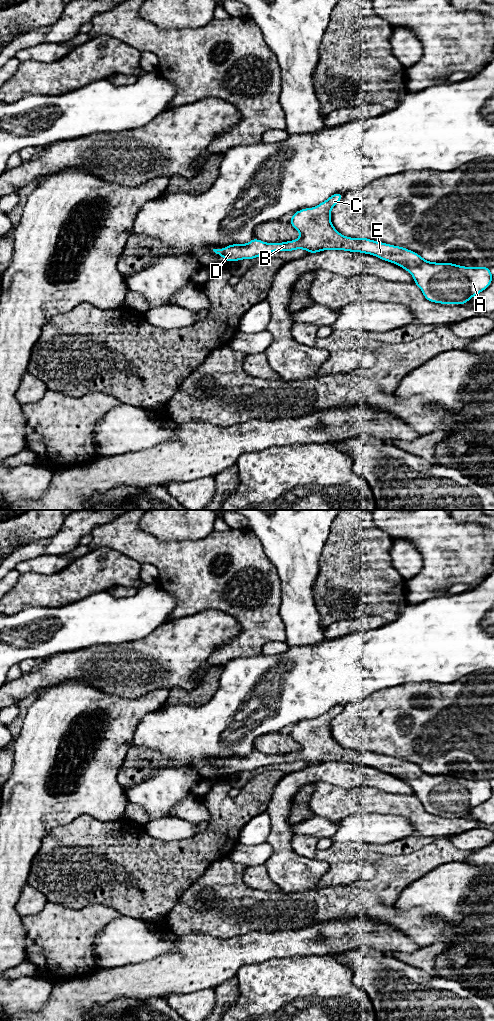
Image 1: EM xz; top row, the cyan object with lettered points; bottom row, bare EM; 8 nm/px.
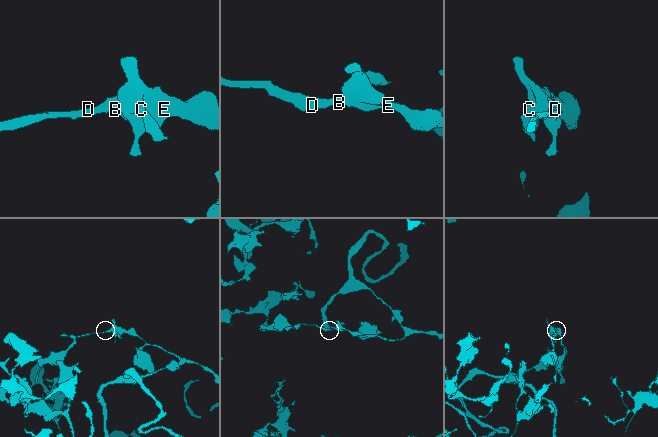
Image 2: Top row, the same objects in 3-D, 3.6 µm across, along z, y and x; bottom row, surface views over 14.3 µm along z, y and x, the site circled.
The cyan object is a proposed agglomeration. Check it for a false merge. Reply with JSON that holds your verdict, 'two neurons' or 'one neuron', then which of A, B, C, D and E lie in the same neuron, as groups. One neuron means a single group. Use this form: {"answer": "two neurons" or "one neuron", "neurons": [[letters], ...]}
{"answer": "one neuron", "neurons": [["A", "B", "C", "D", "E"]]}

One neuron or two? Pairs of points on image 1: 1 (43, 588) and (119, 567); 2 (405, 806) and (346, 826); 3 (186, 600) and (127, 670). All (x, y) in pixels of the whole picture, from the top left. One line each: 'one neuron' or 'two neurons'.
1: one neuron
2: two neurons
3: two neurons

